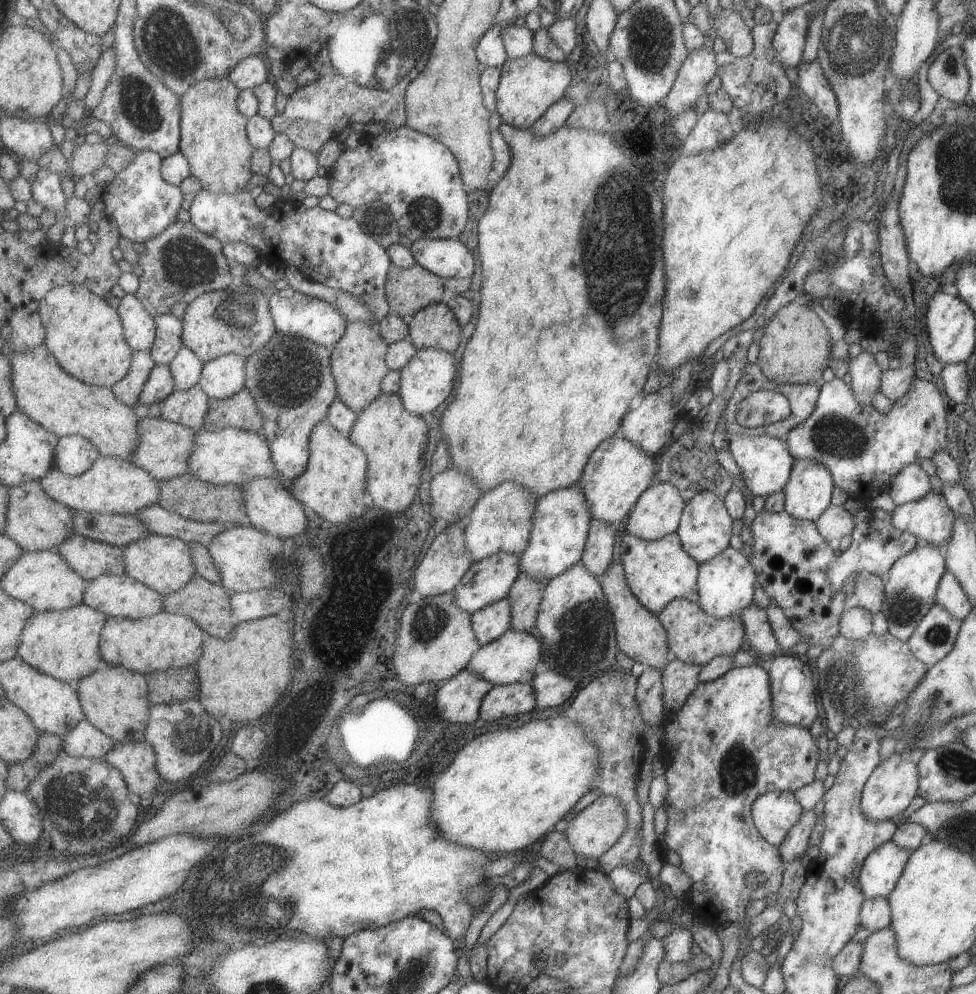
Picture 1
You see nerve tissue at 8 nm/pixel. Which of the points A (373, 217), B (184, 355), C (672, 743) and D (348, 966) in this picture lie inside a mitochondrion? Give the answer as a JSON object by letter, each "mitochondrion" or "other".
{"A":"mitochondrion","B":"other","C":"other","D":"other"}

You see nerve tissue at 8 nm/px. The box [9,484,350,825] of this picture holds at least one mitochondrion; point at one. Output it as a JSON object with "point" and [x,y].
{"point":[191,737]}

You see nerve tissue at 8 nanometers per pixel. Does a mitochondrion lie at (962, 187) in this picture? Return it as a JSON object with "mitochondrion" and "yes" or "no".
{"mitochondrion":"yes"}

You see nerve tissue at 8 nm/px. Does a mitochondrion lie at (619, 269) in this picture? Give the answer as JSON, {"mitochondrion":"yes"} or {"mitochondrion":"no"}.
{"mitochondrion":"yes"}

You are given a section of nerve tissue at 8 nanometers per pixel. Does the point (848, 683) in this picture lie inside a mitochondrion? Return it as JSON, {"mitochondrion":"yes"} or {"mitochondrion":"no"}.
{"mitochondrion":"yes"}

